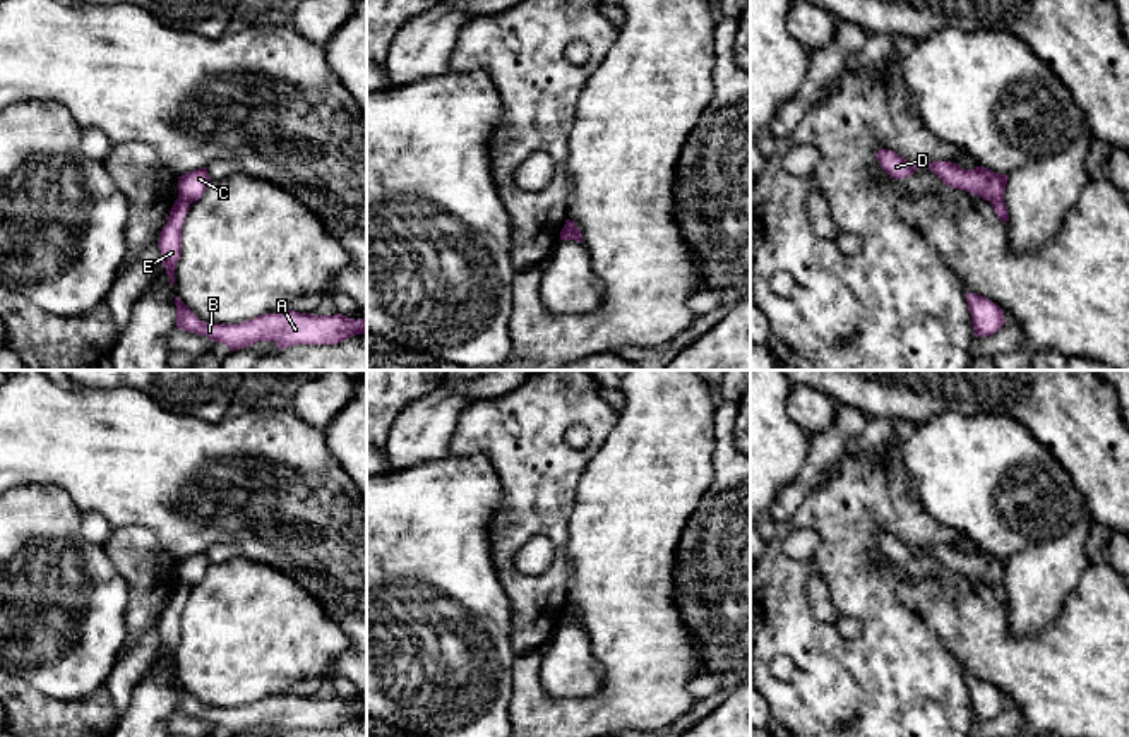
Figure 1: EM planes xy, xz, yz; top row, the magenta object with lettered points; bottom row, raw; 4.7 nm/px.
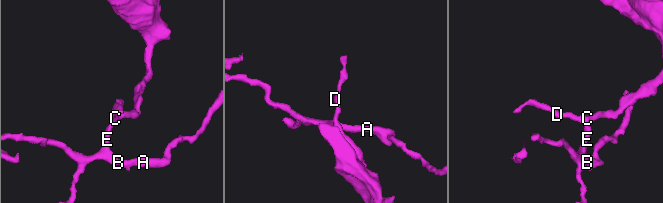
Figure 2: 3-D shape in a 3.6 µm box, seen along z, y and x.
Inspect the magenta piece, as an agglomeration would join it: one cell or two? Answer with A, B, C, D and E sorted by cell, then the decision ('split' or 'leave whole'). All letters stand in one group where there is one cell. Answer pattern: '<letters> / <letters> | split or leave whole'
A B E / C D | split

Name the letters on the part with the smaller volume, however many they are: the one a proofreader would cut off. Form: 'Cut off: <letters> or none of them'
Cut off: A, B, E

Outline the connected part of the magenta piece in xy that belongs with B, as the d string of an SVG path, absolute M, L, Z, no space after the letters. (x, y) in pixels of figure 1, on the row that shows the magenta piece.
M178 297L176 327L224 343L231 351L247 348L257 341L274 341L278 348L293 345L338 345L355 334L367 333L367 317L312 315L295 310L264 314L238 324L209 324L200 321Z

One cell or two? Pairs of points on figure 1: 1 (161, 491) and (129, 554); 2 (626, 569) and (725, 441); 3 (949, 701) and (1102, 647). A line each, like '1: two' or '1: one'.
1: two
2: two
3: two

